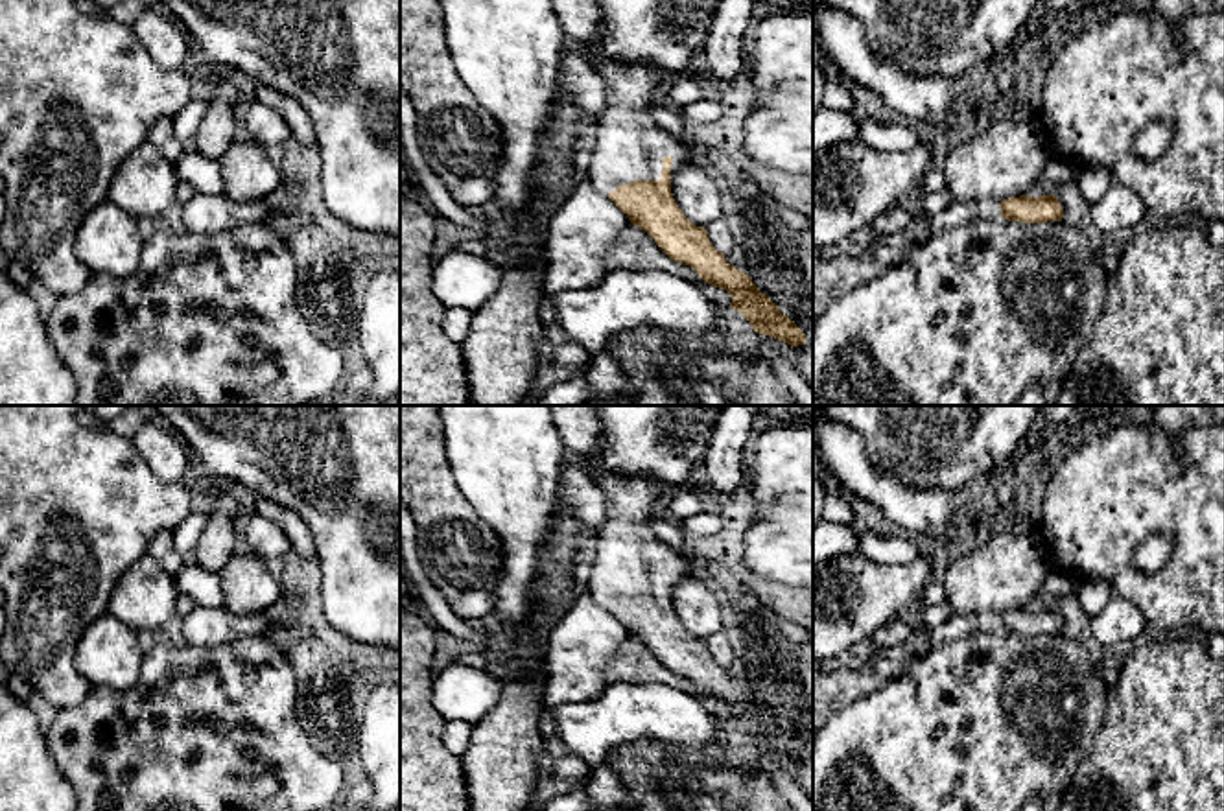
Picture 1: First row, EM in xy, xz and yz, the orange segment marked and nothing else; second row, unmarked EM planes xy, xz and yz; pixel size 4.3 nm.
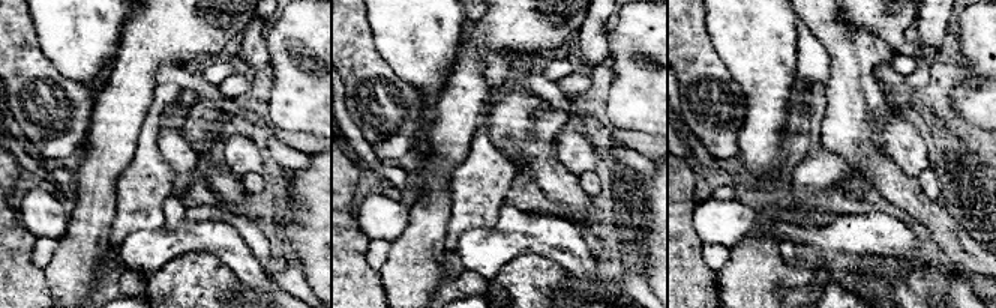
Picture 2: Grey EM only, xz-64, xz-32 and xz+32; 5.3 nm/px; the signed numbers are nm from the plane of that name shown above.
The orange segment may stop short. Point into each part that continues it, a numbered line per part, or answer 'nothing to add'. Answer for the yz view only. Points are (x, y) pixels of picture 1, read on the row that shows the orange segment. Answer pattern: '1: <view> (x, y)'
1: yz (959, 212)

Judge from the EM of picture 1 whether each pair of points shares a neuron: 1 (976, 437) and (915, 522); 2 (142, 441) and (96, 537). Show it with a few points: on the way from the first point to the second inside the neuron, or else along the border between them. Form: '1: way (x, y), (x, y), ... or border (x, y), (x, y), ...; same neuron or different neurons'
1: border (898, 476), (918, 485), (942, 487), (952, 494); different neurons
2: border (128, 439), (164, 483); different neurons

